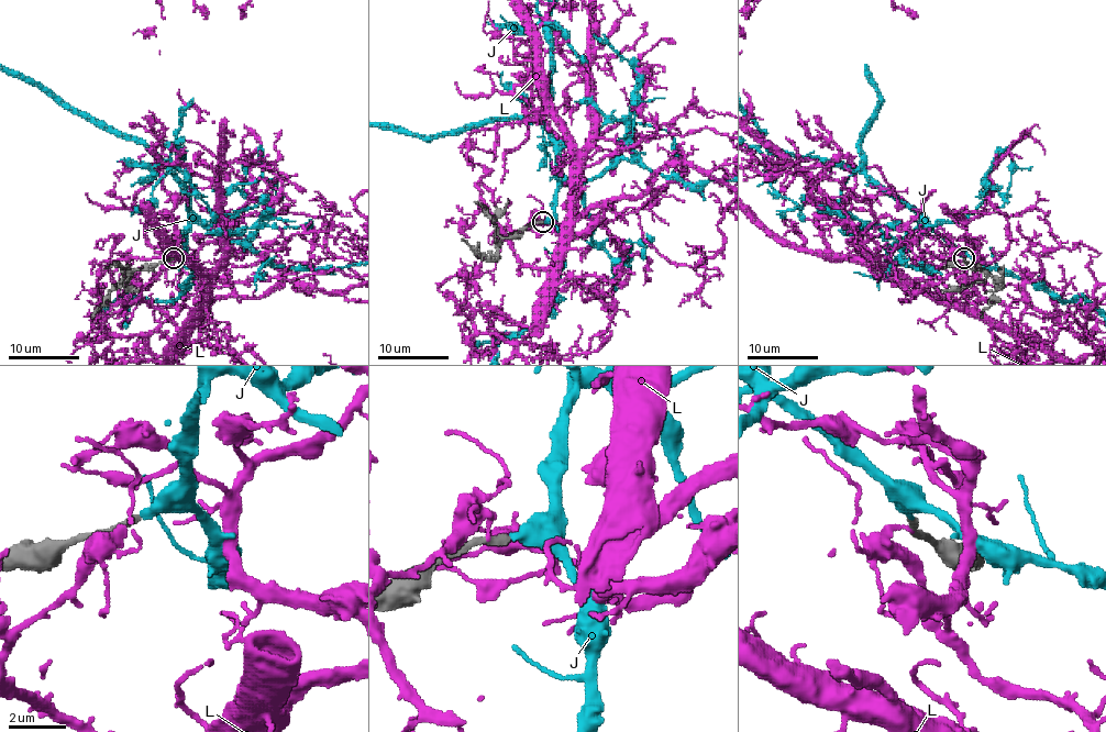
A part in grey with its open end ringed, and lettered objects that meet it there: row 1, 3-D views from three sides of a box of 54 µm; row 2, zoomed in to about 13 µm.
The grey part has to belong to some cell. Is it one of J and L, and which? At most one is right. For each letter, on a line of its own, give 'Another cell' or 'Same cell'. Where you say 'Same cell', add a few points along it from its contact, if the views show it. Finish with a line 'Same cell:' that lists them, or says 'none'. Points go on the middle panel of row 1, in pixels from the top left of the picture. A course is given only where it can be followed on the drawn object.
J: Same cell
L: Another cell
Same cell: J

